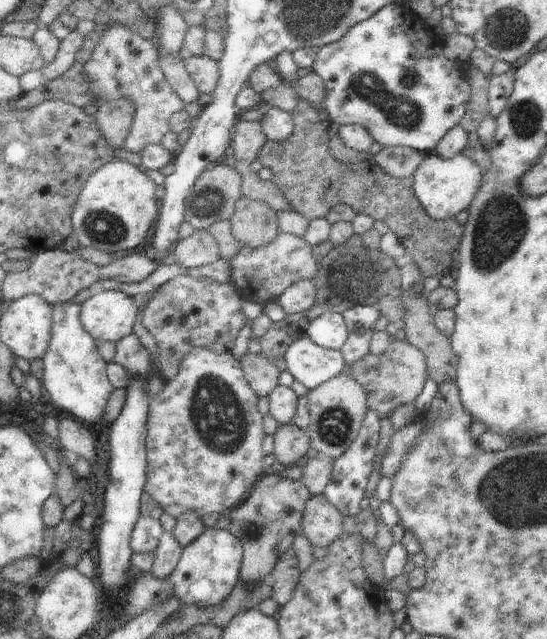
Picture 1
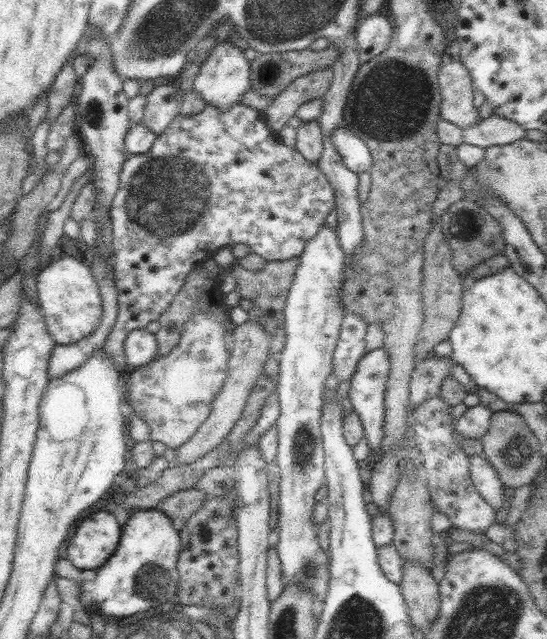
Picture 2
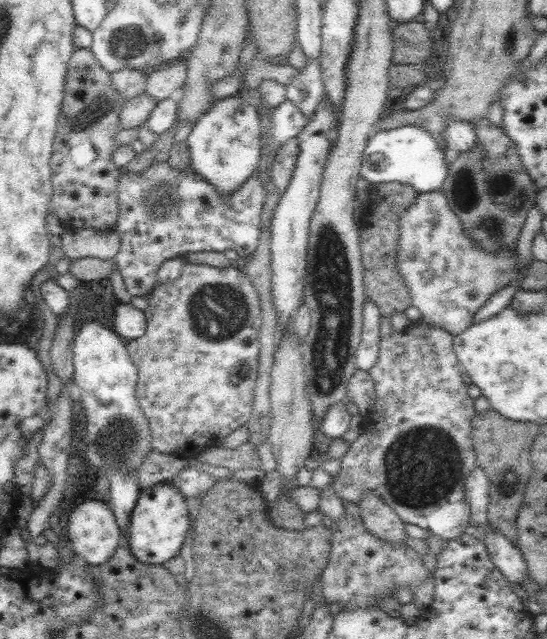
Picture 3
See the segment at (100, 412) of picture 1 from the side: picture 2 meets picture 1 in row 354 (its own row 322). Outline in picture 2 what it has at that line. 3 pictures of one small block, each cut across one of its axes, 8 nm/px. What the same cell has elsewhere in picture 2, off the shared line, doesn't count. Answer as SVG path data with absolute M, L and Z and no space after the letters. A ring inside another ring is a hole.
M66 256L56 261L49 261L44 267L40 268L36 281L38 289L38 298L41 306L42 315L44 315L44 323L48 327L51 337L56 345L74 344L80 342L82 338L86 338L93 334L102 321L103 302L102 295L97 283L93 277L90 267L78 261L72 256Z

